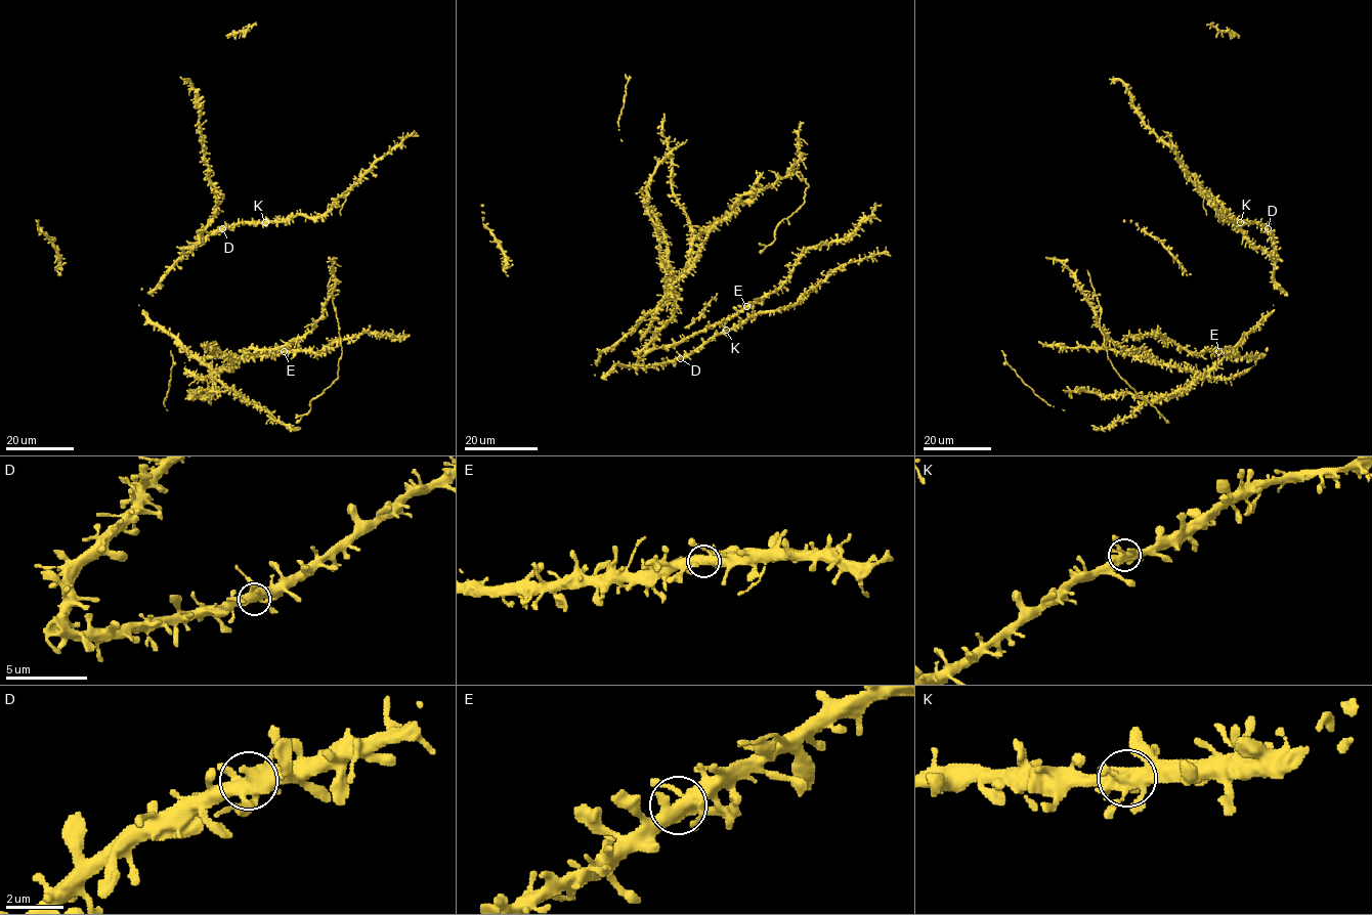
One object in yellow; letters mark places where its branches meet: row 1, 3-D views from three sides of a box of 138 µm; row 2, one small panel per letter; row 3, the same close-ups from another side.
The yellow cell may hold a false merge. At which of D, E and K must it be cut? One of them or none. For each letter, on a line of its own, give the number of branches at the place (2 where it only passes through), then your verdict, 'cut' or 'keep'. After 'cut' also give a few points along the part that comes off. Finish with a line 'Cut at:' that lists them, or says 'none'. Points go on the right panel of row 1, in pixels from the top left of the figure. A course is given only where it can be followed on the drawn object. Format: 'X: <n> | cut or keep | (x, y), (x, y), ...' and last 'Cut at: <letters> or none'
D: 4 | keep
E: 4 | keep
K: 4 | keep
Cut at: none

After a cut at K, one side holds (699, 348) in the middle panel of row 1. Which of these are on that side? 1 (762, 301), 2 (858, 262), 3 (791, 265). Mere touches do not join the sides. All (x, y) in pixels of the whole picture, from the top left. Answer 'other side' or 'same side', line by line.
1: same side
2: other side
3: same side

